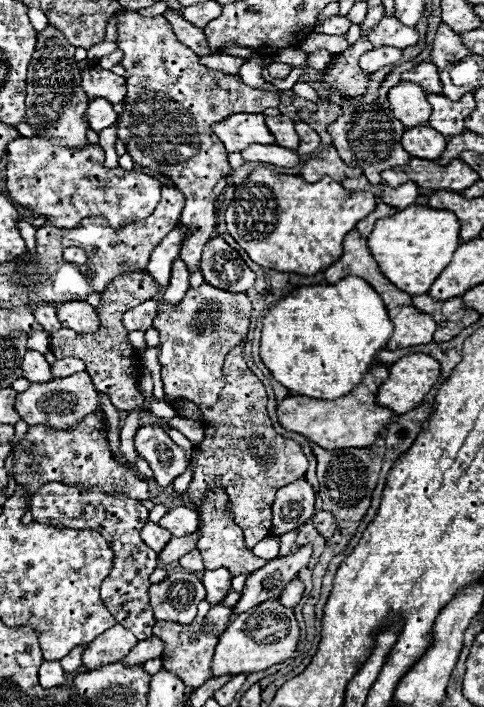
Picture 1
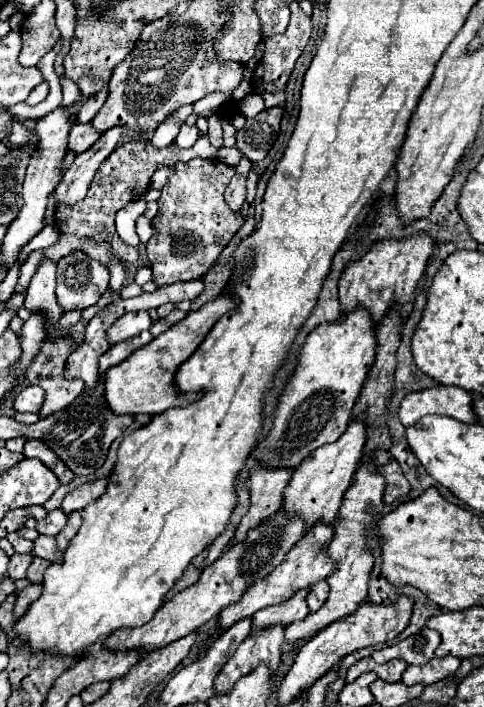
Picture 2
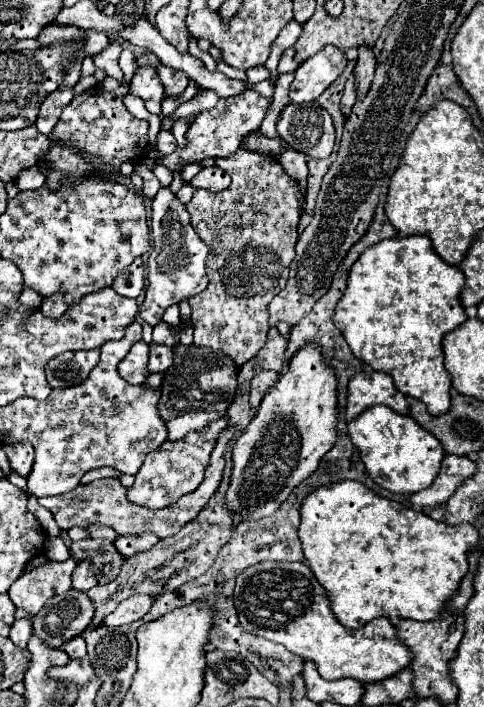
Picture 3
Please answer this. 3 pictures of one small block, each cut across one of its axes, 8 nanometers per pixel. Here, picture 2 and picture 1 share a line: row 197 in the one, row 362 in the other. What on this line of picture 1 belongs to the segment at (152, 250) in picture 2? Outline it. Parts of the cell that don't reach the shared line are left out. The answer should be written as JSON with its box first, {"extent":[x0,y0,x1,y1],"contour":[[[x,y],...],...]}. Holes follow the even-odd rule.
{"extent":[154,284,252,406],"contour":[[[210,284],[190,288],[180,304],[160,304],[154,328],[160,332],[160,364],[166,402],[190,400],[198,406],[212,406],[224,386],[222,364],[226,354],[246,338],[252,304],[246,294],[220,292]]]}

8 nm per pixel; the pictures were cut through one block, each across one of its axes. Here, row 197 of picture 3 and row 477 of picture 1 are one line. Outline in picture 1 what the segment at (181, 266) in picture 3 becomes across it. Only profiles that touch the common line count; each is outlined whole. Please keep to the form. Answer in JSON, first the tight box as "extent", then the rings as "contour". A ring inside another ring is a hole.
{"extent":[134,424,188,486],"contour":[[[158,424],[140,426],[134,442],[136,452],[150,464],[156,480],[160,480],[160,486],[172,484],[174,478],[180,476],[188,466],[188,458]]]}

